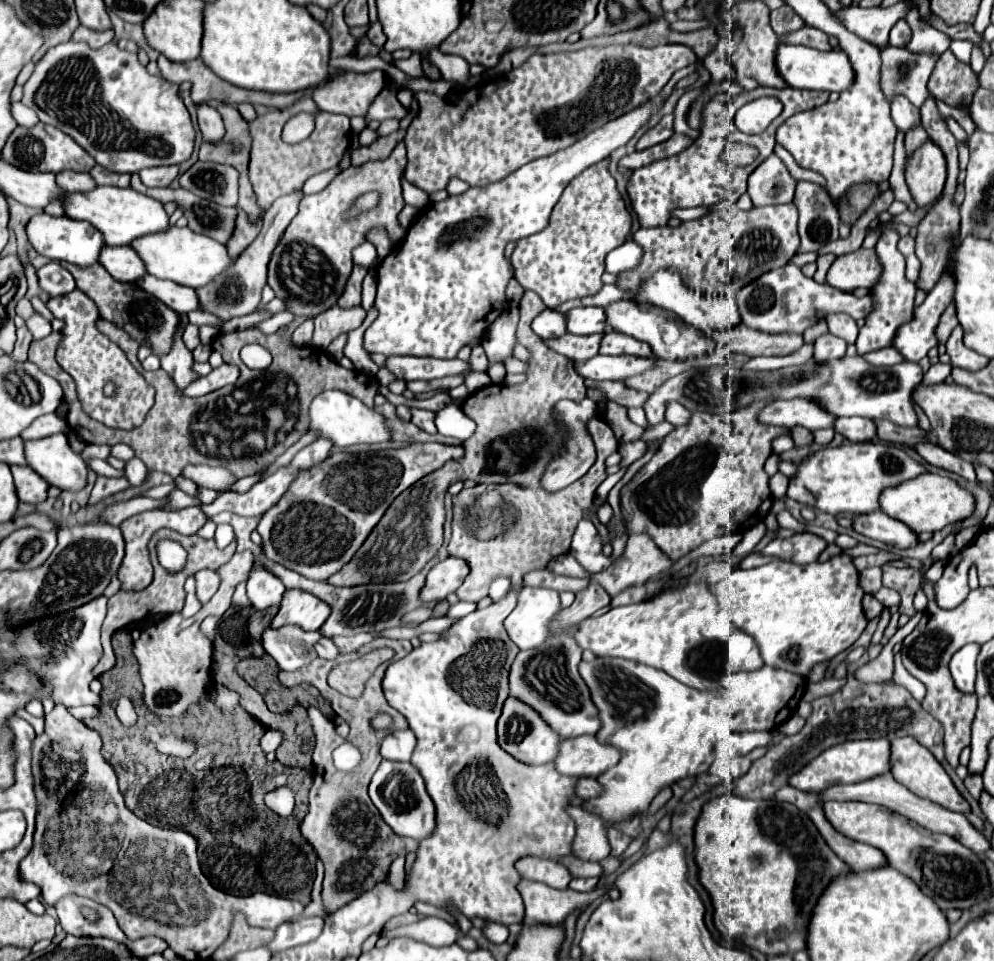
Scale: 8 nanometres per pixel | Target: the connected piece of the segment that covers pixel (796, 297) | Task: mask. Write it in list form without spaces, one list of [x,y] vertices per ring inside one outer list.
[[[787,263],[783,269],[773,269],[765,273],[751,285],[743,287],[737,293],[739,313],[745,325],[751,329],[763,329],[765,333],[803,333],[809,325],[813,325],[819,317],[827,313],[847,313],[853,319],[865,319],[873,311],[873,297],[867,293],[865,297],[855,297],[853,293],[843,293],[831,285],[819,285],[813,279],[805,277],[801,269],[793,263]]]

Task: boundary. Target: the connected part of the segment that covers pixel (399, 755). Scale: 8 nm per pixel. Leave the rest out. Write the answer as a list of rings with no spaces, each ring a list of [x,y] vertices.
[[[403,729],[403,731],[393,731],[393,733],[389,733],[389,735],[381,741],[379,753],[383,755],[383,759],[409,761],[413,749],[415,749],[415,735],[413,735],[411,729]]]

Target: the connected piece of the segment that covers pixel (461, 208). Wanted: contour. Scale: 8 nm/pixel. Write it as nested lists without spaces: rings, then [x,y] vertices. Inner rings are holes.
[[[651,99],[647,105],[641,105],[641,109],[633,109],[631,113],[609,121],[571,147],[529,161],[501,181],[489,183],[485,187],[469,187],[461,195],[451,195],[445,201],[429,203],[425,209],[421,209],[415,215],[405,239],[383,259],[377,271],[375,305],[379,309],[379,317],[371,327],[367,327],[363,335],[363,347],[369,353],[383,355],[453,359],[463,345],[483,337],[485,329],[505,311],[505,287],[513,277],[511,263],[505,259],[507,243],[543,231],[549,225],[549,215],[567,183],[589,165],[609,157],[617,147],[623,147],[657,111],[659,109],[655,109]]]

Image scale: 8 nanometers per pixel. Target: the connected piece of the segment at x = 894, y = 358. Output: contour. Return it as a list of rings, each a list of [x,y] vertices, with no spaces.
[[[887,347],[887,349],[879,349],[875,353],[869,353],[865,357],[865,361],[873,363],[873,365],[897,365],[897,363],[903,363],[905,359],[903,359],[903,355],[899,351]]]

